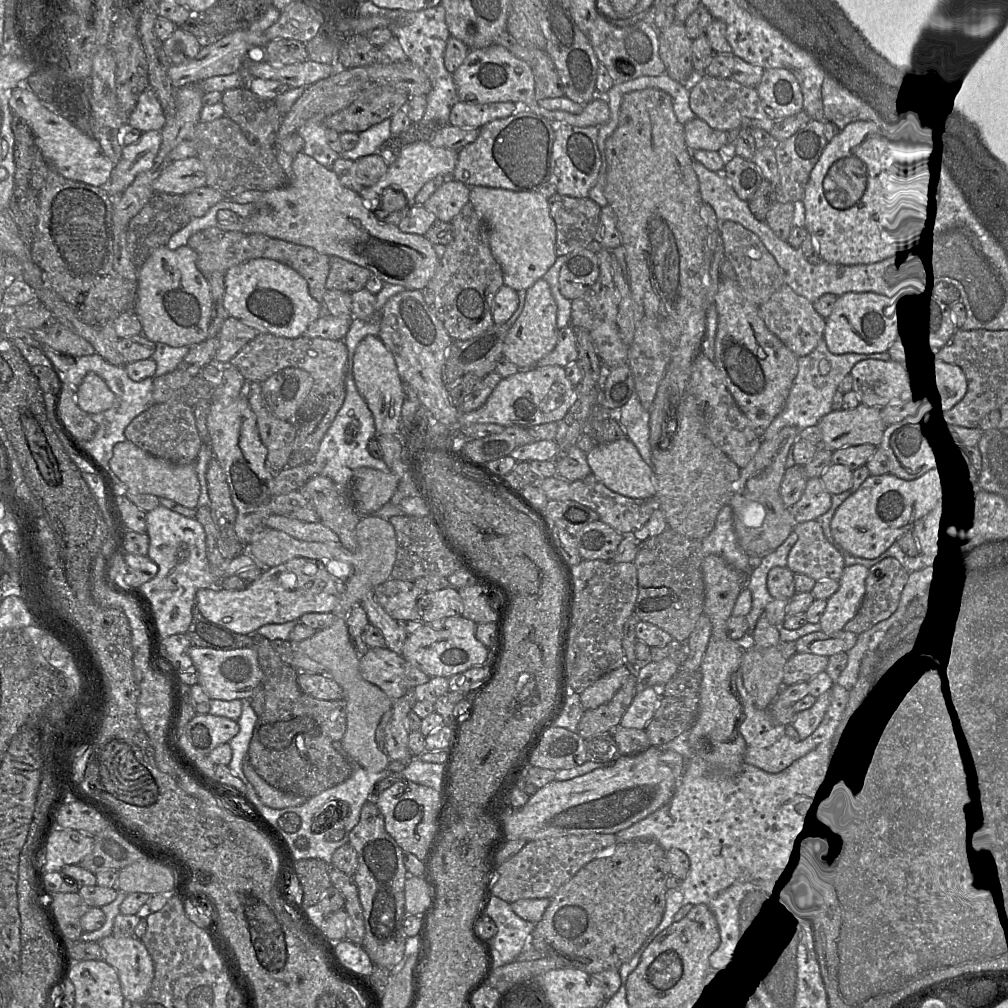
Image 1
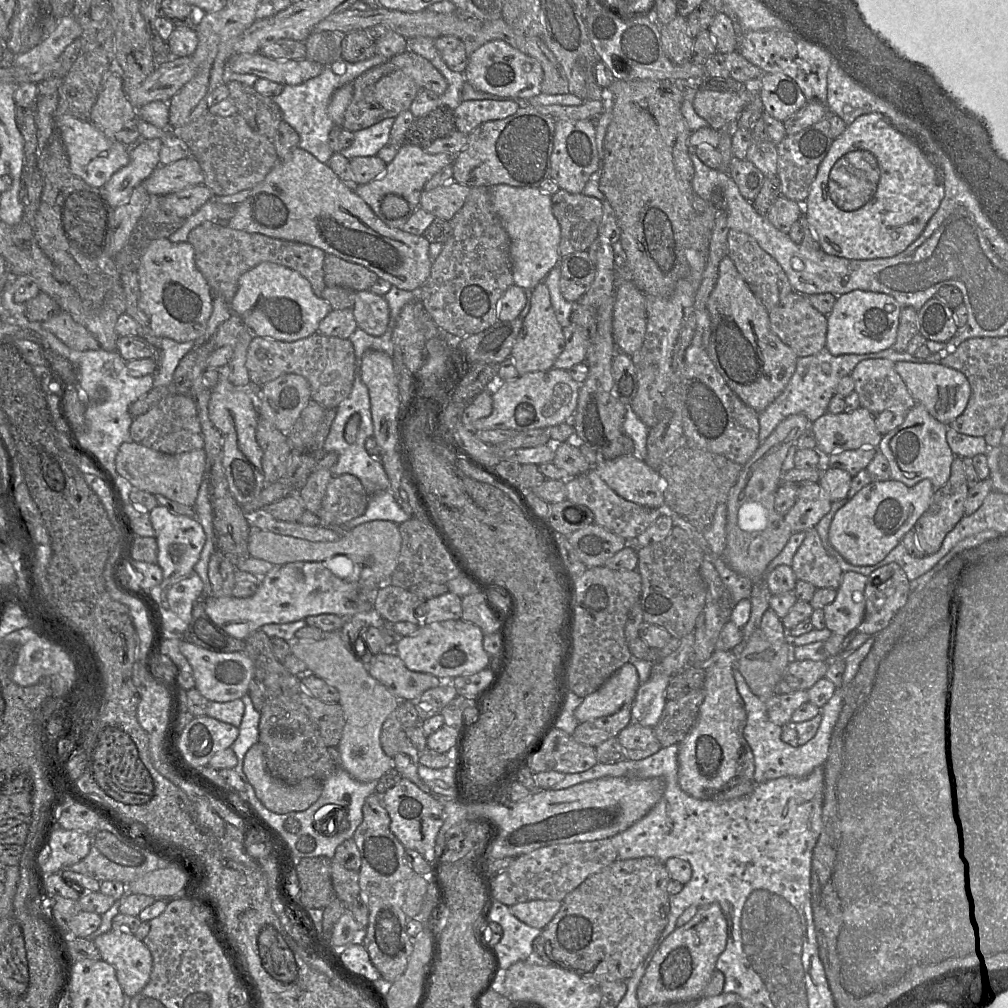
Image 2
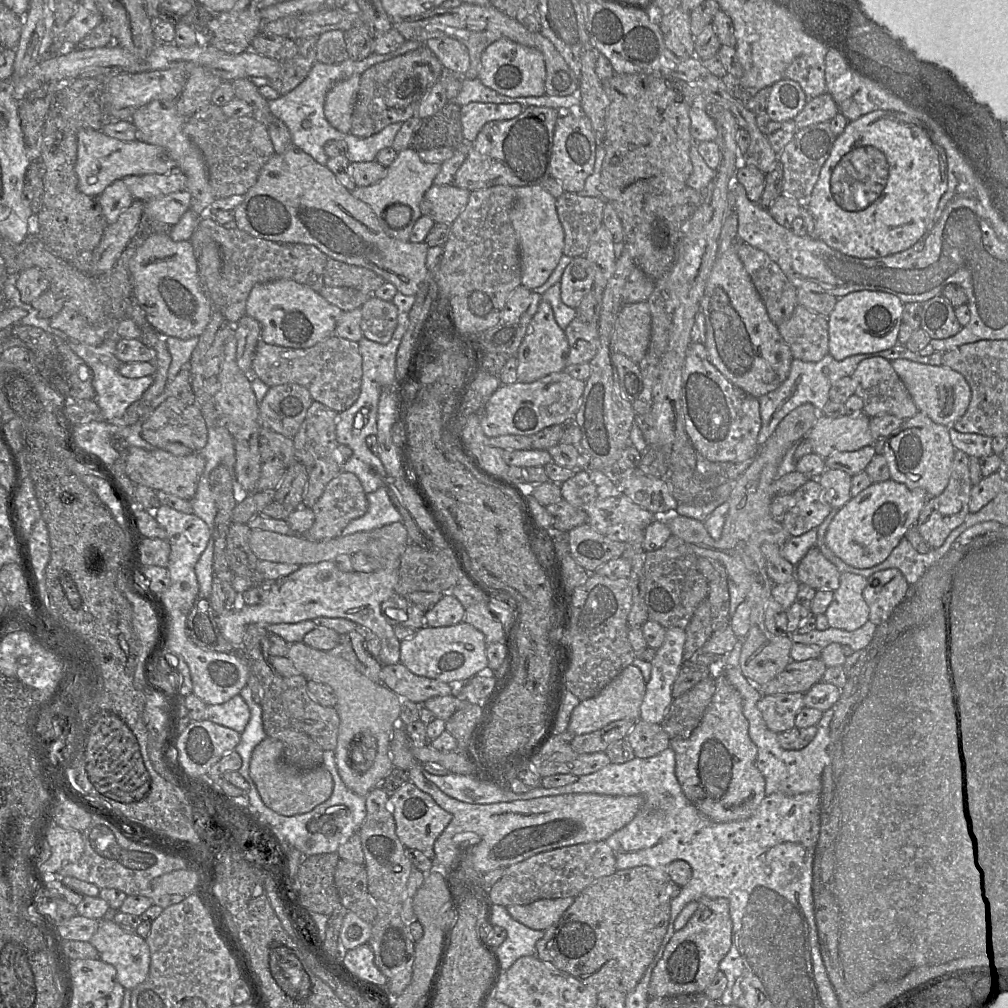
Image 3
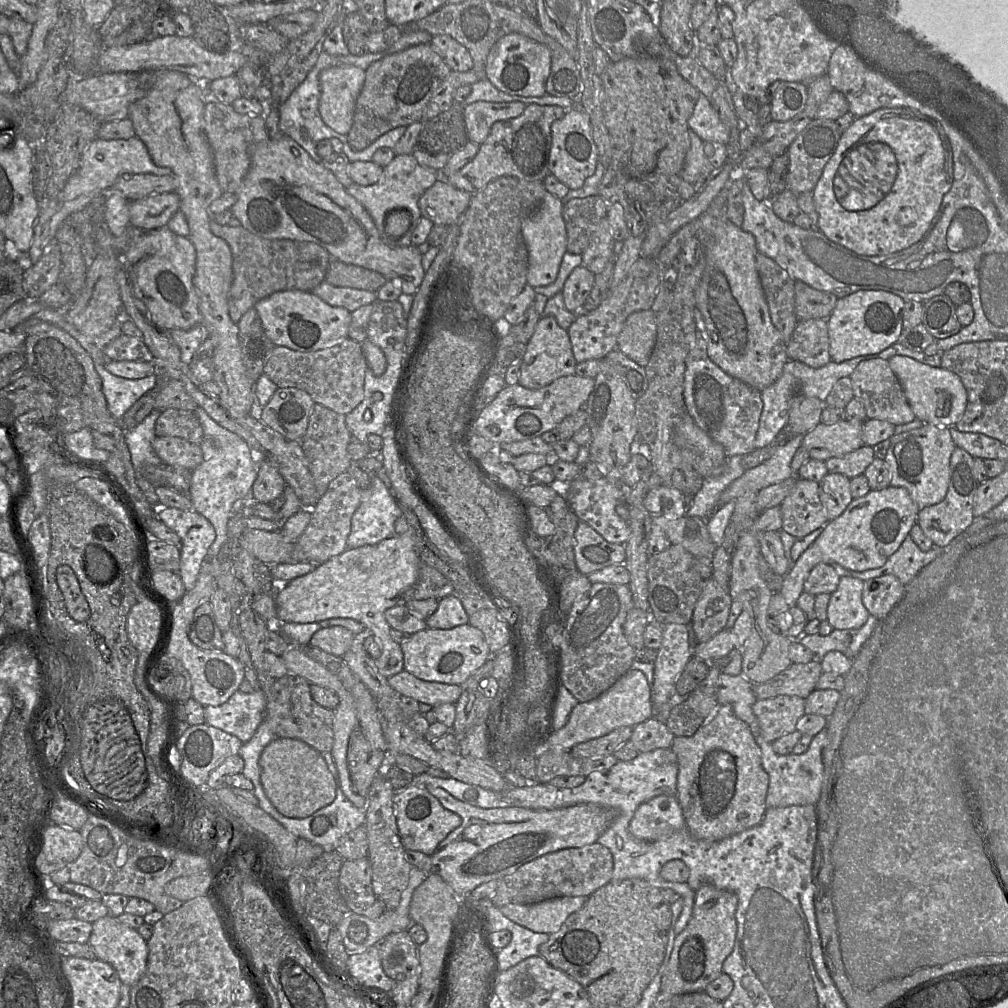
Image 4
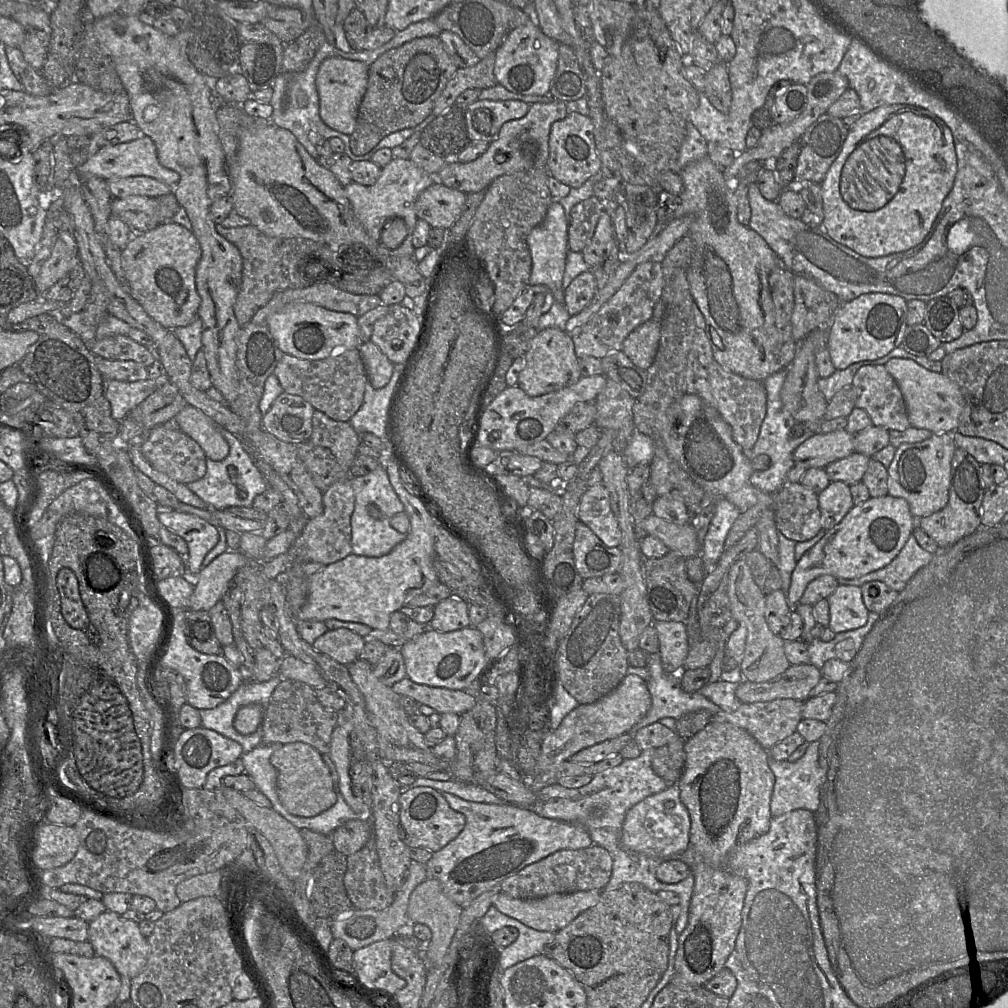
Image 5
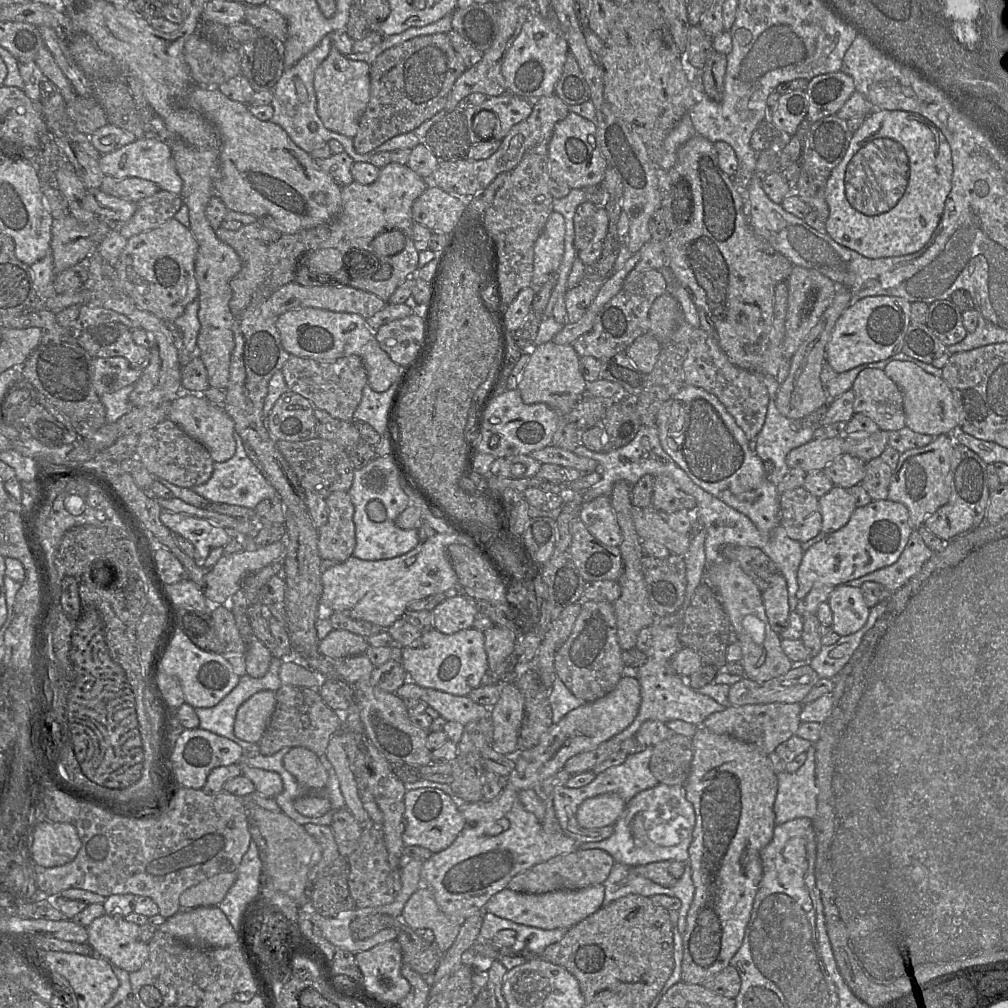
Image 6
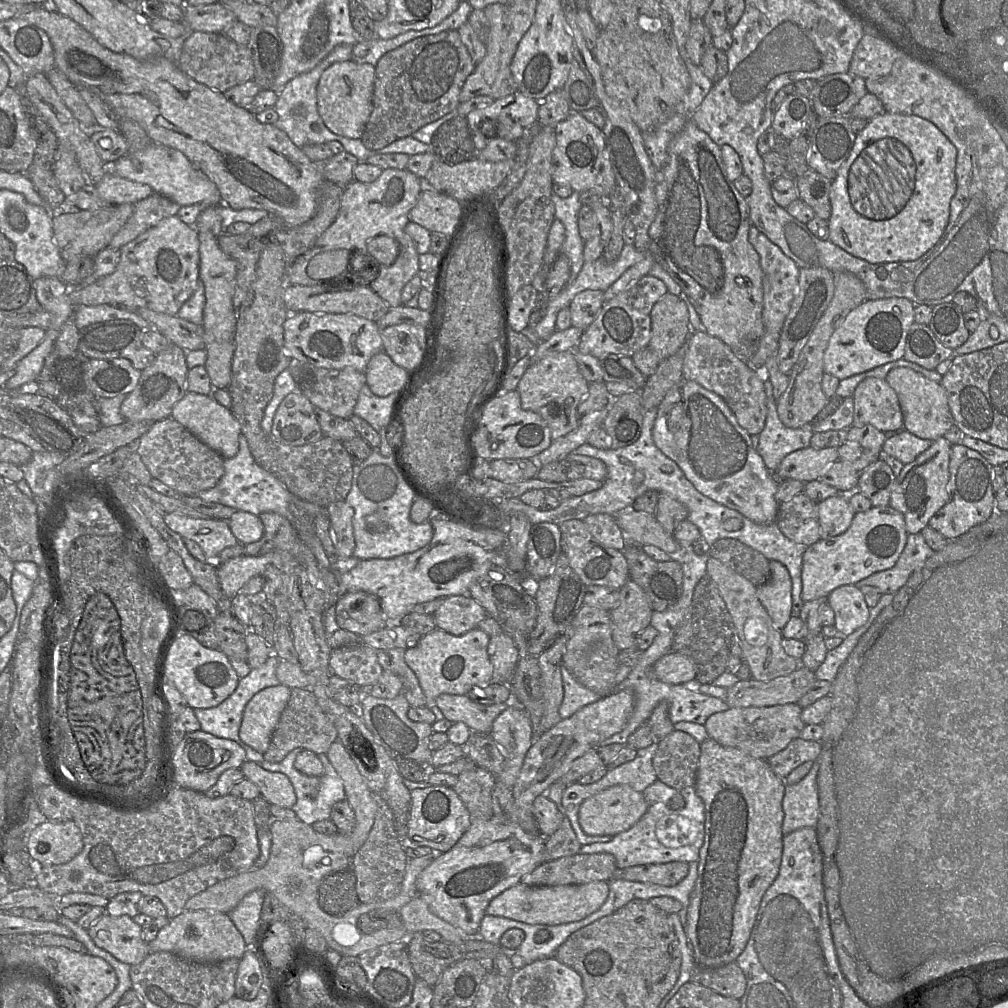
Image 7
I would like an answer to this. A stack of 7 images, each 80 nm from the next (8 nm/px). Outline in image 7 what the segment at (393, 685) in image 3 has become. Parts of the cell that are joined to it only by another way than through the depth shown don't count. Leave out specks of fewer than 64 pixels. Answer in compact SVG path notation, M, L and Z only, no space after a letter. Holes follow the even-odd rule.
M441 694L435 699L435 705L442 711L444 719L466 724L473 734L490 735L495 719L508 707L507 703L483 705L474 702L468 695Z

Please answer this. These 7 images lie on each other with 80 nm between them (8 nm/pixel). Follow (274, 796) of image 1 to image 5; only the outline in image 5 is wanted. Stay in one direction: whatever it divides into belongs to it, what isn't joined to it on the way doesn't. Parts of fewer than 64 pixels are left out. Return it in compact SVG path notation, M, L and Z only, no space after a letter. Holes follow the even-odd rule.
M290 742L281 745L270 757L270 763L277 770L277 794L285 809L301 817L314 817L337 801L330 770L322 754L309 744Z

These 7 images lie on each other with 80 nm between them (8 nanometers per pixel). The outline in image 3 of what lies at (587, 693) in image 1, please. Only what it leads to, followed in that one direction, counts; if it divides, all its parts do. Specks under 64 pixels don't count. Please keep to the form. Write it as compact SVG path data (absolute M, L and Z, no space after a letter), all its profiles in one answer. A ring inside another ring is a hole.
M633 664L627 666L596 696L583 700L577 705L571 714L567 733L564 736L570 740L574 736L588 734L602 729L611 722L621 719L640 720L640 706L646 691L646 682L642 672Z

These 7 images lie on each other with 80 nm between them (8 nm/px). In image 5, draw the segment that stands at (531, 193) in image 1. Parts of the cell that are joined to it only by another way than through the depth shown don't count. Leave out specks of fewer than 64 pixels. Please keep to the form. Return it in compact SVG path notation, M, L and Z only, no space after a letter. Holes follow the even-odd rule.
M553 200L550 204L545 219L536 226L527 237L531 253L532 268L529 278L530 285L545 285L550 290L562 288L568 248L567 219L563 206Z

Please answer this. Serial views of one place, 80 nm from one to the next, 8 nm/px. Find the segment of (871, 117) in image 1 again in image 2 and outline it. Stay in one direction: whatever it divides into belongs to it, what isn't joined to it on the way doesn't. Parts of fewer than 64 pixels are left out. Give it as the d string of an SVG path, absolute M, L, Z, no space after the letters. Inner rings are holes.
M832 58L827 75L827 98L826 107L829 115L836 115L840 117L848 126L856 118L871 113L885 113L891 111L892 113L900 113L893 107L878 99L868 91L864 90L856 83L854 83L841 69L839 64Z

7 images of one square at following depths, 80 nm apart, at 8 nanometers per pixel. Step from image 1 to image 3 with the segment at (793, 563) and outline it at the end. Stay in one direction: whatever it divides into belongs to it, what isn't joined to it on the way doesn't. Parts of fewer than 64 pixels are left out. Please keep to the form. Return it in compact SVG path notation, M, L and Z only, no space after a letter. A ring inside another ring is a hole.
M817 546L810 548L795 566L795 578L817 591L836 591L840 585L840 575L841 572Z

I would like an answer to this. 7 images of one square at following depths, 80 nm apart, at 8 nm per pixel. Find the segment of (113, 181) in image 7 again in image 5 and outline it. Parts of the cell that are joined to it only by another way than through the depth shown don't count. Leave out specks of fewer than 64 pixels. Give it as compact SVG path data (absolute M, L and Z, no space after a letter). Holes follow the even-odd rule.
M132 176L107 181L113 198L128 196L159 197L173 192L173 188L161 181L147 176Z

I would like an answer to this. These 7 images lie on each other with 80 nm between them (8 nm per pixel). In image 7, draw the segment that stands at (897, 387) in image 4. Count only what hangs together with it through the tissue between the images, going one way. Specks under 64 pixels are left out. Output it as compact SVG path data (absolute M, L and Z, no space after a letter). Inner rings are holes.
M868 377L861 381L853 401L853 425L870 424L884 433L904 429L898 396L885 379Z

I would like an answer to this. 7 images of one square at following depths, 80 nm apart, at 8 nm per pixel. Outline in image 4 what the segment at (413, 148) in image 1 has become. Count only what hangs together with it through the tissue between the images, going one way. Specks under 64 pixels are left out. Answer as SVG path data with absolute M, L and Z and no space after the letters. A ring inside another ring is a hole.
M412 154L396 155L387 166L383 167L383 174L376 184L362 186L353 182L346 190L368 211L381 239L386 244L395 247L405 247L412 245L412 233L422 217L418 204L419 198L439 179L439 173L434 168L419 164ZM397 209L406 209L410 212L411 225L403 236L393 238L385 233L385 218L391 211Z

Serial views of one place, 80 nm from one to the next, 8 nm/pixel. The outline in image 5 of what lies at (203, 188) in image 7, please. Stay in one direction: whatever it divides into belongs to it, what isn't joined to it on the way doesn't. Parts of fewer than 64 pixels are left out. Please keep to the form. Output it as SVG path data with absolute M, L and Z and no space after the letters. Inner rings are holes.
M145 135L130 142L99 148L74 171L73 182L77 185L78 177L81 175L95 175L106 181L132 176L147 176L171 187L175 187L180 179L177 172L160 164L153 140Z

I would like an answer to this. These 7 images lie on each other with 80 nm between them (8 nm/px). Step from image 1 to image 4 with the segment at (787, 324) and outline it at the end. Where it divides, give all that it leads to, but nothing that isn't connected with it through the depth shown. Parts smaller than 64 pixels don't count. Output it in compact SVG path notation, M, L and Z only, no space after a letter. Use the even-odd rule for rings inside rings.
M827 319L798 321L788 341L788 358L812 368L820 368L831 361Z

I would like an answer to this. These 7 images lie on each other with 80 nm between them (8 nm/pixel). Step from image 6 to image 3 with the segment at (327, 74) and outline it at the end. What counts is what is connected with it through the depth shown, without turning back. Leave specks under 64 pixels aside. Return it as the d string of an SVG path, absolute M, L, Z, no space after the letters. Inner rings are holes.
M361 74L342 80L328 91L324 101L324 115L335 129L349 133L351 117L356 100Z

